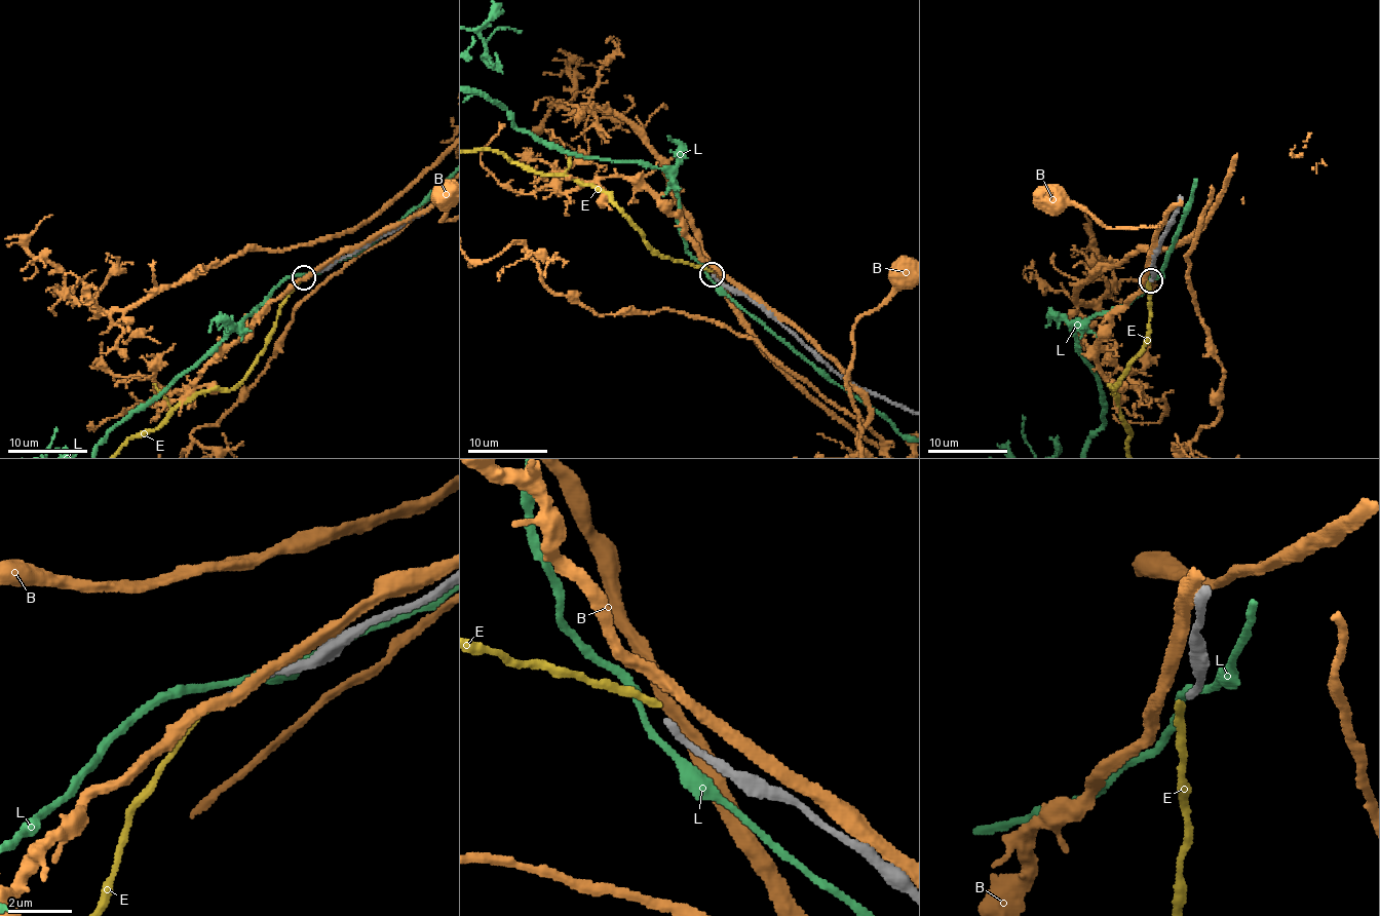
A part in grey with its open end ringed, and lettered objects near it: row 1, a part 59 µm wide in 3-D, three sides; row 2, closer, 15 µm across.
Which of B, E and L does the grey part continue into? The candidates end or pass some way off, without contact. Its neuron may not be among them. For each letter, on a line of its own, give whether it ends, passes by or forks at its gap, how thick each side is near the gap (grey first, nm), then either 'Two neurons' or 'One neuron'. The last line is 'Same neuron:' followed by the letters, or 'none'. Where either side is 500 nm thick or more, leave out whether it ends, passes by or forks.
B: It passes by. Thickness 180 nm (grey) against 320 nm. Two neurons
E: It ends there. Thickness 180 nm (grey) against 200 nm. One neuron
L: It passes by. Thickness 180 nm (grey) against 200 nm. Two neurons
Same neuron: E

